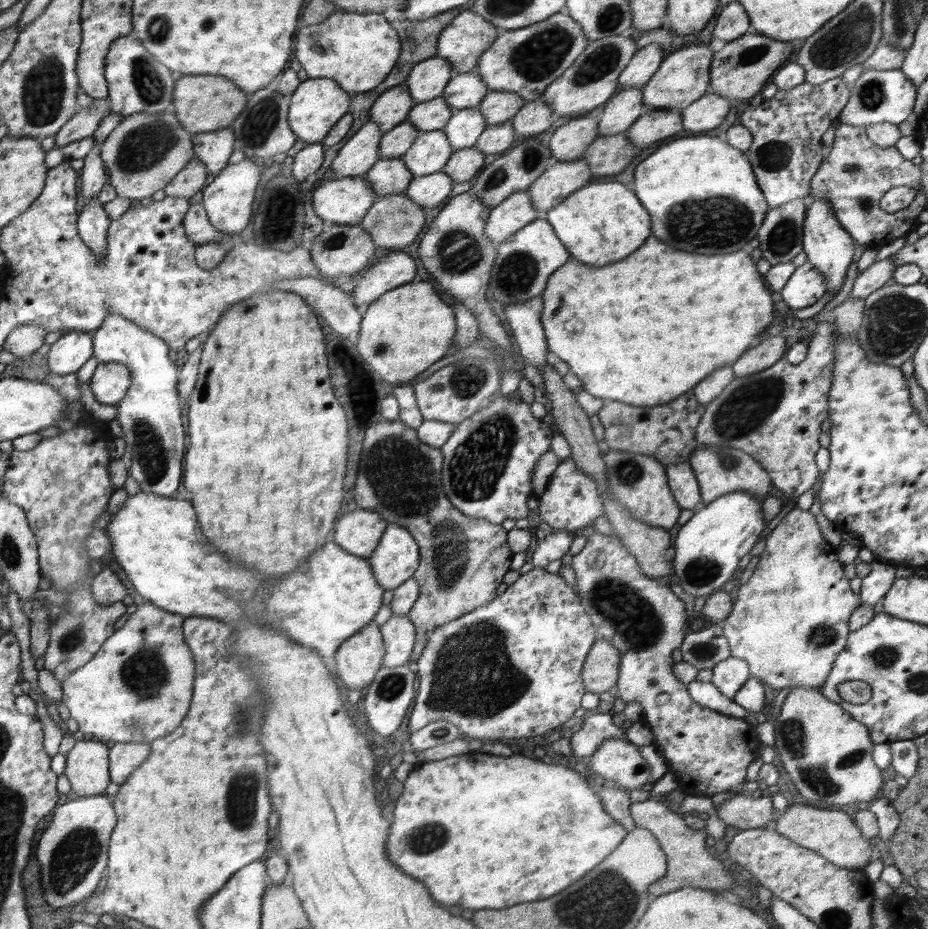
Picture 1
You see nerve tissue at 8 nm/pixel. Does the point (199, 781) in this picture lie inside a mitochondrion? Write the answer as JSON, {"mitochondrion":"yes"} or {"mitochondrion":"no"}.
{"mitochondrion":"no"}

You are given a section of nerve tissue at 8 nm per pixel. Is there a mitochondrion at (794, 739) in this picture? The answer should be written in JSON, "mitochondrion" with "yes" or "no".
{"mitochondrion":"yes"}

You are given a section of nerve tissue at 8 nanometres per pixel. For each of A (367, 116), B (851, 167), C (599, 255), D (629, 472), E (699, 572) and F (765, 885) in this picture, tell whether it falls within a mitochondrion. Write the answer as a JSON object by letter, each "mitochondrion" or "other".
{"A":"other","B":"mitochondrion","C":"other","D":"mitochondrion","E":"mitochondrion","F":"other"}

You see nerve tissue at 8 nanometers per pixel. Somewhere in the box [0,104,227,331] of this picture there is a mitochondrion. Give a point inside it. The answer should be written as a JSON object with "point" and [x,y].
{"point":[144,147]}

